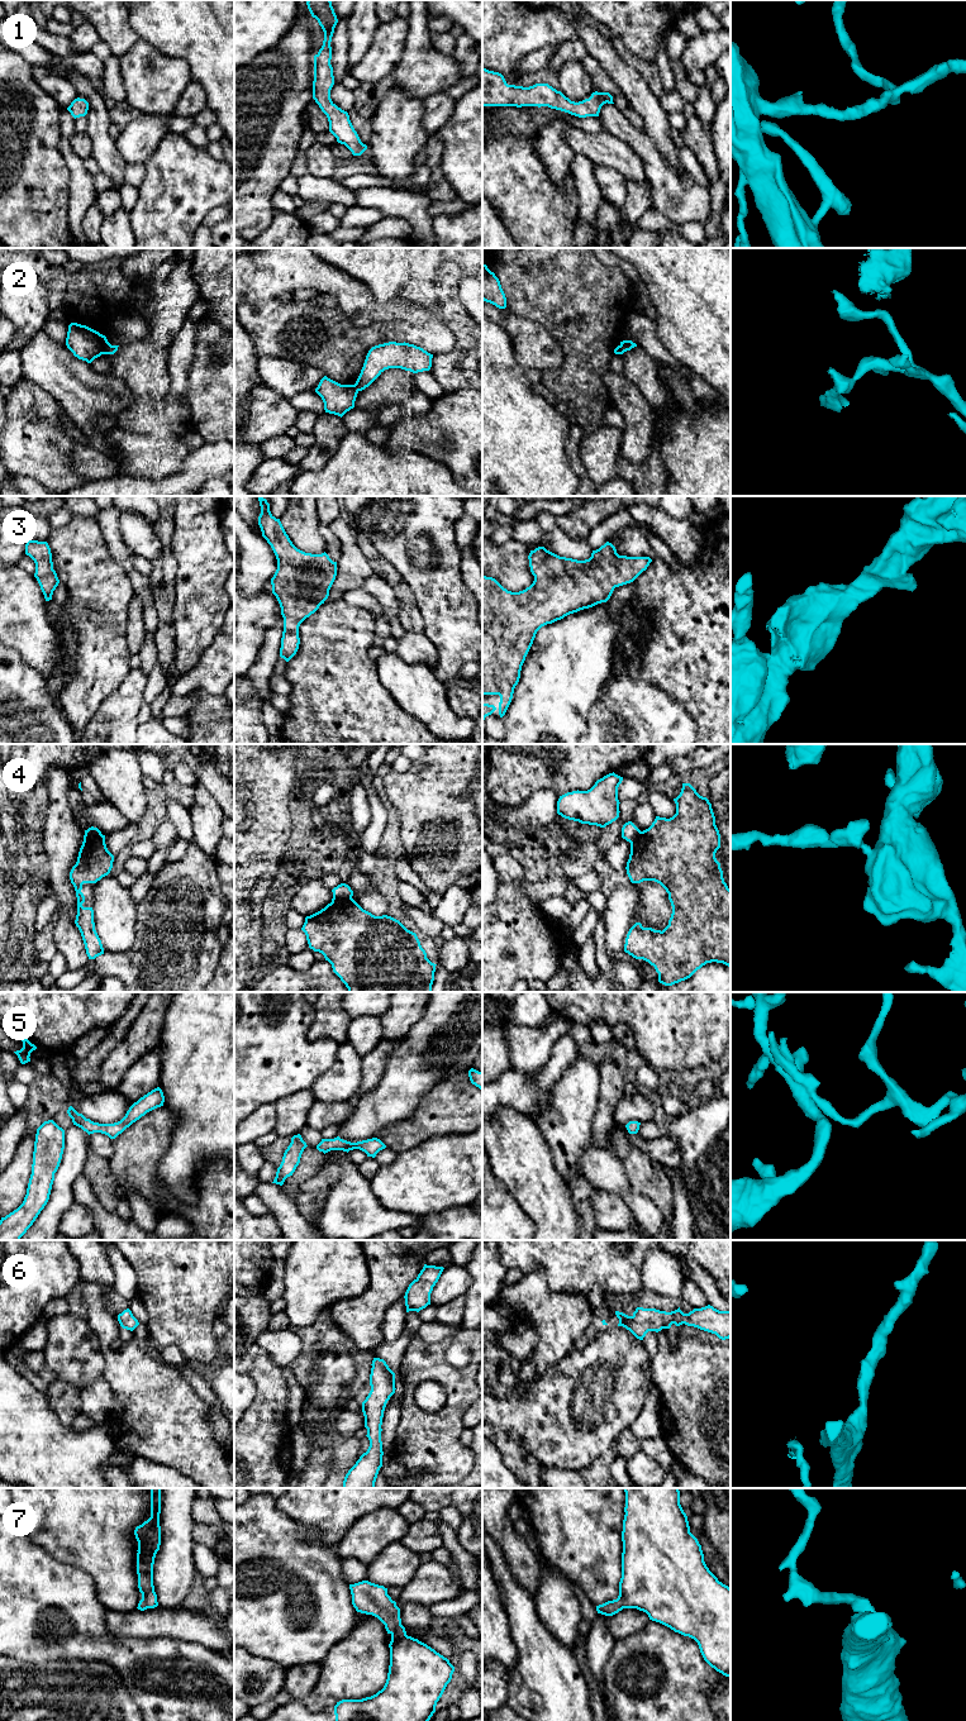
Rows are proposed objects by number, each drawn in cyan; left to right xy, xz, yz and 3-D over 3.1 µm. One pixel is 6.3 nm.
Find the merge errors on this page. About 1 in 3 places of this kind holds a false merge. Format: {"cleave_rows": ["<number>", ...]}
{"cleave_rows": ["2", "4", "5"]}

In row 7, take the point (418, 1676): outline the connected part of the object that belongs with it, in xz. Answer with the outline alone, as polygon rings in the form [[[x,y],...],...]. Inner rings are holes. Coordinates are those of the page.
[[[362,1581],[349,1584],[349,1589],[356,1611],[377,1617],[391,1635],[390,1665],[386,1683],[376,1694],[337,1702],[336,1721],[429,1721],[436,1712],[437,1702],[452,1679],[455,1667],[427,1644],[406,1635],[401,1625],[400,1608],[387,1594],[387,1588]]]

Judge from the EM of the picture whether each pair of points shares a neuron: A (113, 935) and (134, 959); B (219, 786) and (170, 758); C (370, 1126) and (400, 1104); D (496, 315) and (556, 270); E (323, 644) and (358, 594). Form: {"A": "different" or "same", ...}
{"A": "different", "B": "same", "C": "same", "D": "different", "E": "different"}

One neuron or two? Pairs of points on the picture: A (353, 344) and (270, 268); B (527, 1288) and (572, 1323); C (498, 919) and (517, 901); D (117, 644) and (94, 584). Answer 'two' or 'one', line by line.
A: two
B: one
C: one
D: one

